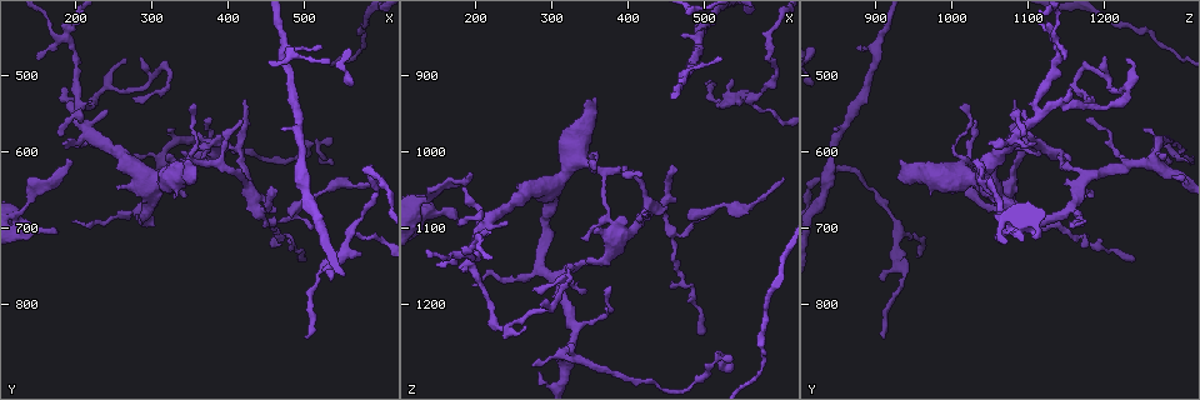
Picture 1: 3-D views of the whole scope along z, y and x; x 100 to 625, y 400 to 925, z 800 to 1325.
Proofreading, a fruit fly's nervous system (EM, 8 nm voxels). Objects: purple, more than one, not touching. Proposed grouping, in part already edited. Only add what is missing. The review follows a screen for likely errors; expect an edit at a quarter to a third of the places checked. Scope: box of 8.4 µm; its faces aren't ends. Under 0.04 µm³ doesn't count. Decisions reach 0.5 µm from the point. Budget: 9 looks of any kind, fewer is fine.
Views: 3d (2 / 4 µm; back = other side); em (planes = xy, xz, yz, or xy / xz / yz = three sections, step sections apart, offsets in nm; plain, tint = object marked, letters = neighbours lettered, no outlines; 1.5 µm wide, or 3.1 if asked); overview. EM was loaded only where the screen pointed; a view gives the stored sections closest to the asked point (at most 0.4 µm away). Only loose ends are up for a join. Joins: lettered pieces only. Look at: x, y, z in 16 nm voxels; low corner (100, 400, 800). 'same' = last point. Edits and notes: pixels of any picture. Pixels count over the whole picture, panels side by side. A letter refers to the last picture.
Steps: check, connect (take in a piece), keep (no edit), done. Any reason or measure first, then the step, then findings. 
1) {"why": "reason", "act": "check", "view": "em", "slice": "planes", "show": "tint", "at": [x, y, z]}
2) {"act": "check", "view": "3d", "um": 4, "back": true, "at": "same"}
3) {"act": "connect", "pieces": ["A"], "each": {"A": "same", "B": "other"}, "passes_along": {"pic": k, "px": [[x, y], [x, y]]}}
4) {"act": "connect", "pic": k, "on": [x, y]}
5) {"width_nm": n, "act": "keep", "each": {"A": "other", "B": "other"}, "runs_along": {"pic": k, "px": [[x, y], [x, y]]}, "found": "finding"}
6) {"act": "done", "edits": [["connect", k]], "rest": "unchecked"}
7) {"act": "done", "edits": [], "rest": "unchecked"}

{"why": "branch stops here", "act": "check", "view": "3d", "um": 4, "at": [460, 650, 1020]}

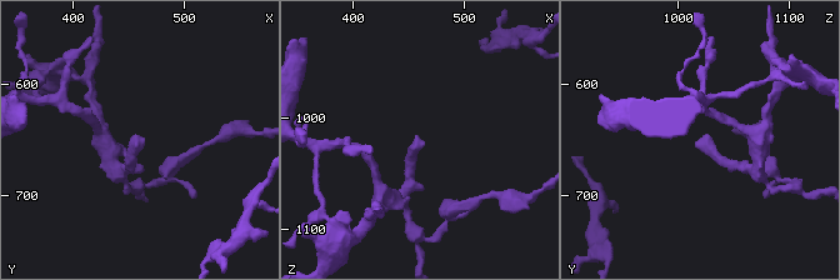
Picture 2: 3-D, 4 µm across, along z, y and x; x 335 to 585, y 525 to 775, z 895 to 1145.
{"why": "need the tissue", "act": "check", "view": "em", "slice": "planes", "show": "plain", "at": [460, 652, 1020]}

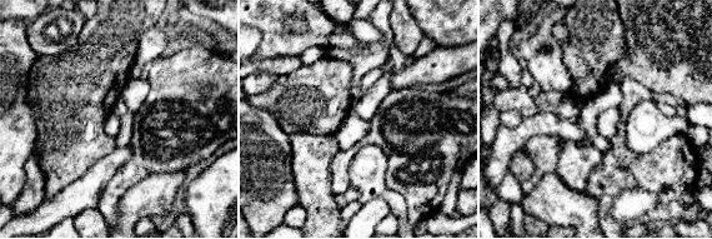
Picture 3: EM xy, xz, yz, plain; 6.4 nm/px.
{"why": "what lies round it", "act": "check", "view": "em", "slice": "planes", "show": "letters", "at": "same"}

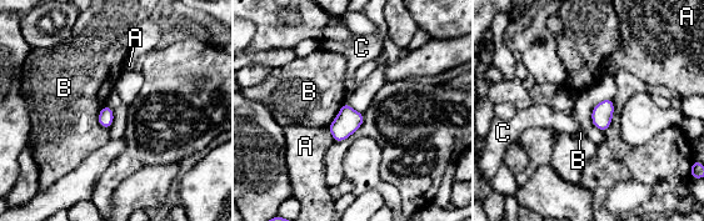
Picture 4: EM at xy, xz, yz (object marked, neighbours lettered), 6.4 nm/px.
{"longest_contact_nm": ["B", 180], "act": "keep", "each": {"A": "other", "B": "other", "C": "other"}, "border": {"pic": 4, "px": [[106, 104], [98, 122], [108, 130]]}, "found": "none of them fits"}

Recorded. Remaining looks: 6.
{"why": "tapers out", "act": "check", "view": "3d", "um": 2, "back": true, "at": [500, 745, 1240]}

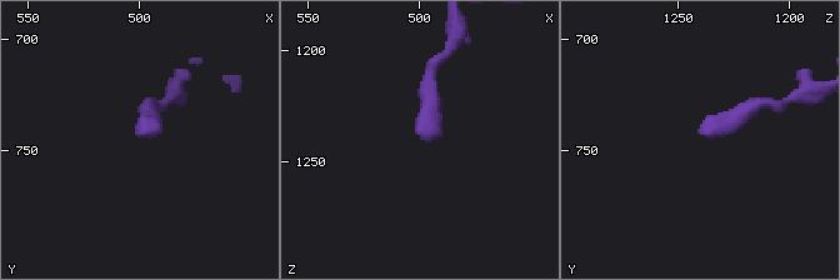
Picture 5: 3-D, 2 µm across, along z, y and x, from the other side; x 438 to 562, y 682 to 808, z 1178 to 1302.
{"act": "check", "view": "em", "slice": "yz", "step": 8, "show": "letters", "at": [497, 743, 1239]}

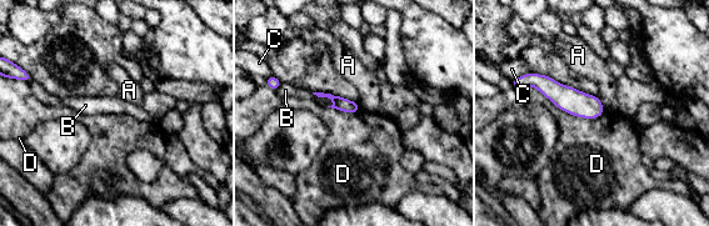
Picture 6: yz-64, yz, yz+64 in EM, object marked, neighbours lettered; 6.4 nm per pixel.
{"longest_contact_nm": ["D", 480], "act": "keep", "each": {"A": "other", "B": "other", "C": "other", "D": "other"}, "runs_along": {"pic": 6, "px": [[537, 80], [572, 101], [600, 110]]}, "found": "none of them fits"}

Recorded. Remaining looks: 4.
{"why": "branch stops here", "act": "check", "view": "3d", "um": 2, "at": [170, 710, 1080]}

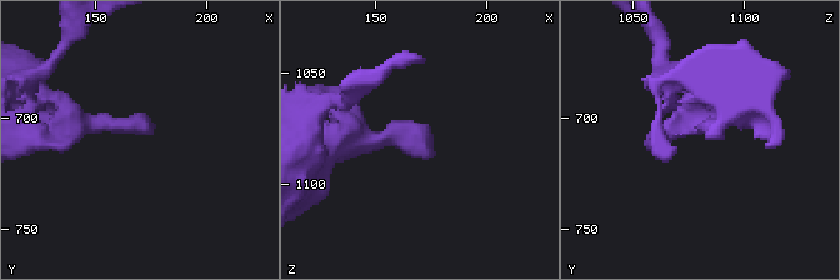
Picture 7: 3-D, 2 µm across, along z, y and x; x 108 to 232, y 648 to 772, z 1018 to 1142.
{"why": "shape alone is not enough", "act": "check", "view": "em", "slice": "planes", "show": "letters", "at": [174, 707, 1078]}

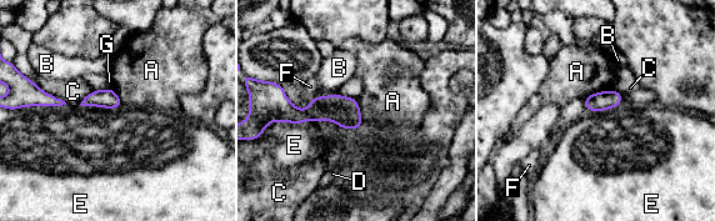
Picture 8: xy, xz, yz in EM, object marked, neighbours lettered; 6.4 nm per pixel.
{"act": "keep", "each": {"A": "other", "B": "other", "C": "other", "D": "other", "E": "other", "F": "other", "G": "other"}, "border": {"pic": 8, "px": [[270, 122], [361, 126]]}, "found": "no lettered piece goes on from it"}

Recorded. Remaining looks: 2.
{"why": "thin end", "act": "check", "view": "em", "slice": "yz", "step": 8, "show": "tint", "at": [500, 845, 910]}

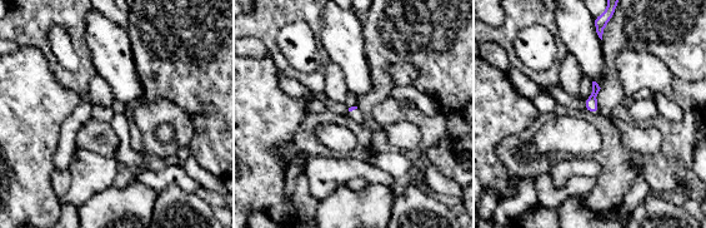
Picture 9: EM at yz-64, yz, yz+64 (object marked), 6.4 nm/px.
{"why": "another direction", "act": "check", "view": "em", "slice": "planes", "show": "letters", "at": "same"}

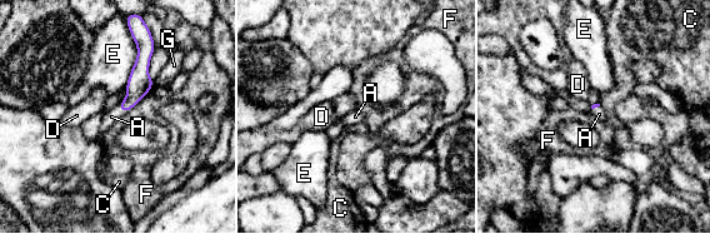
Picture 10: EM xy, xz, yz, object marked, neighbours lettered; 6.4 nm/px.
{"act": "connect", "pieces": ["A"], "each": {"A": "same", "C": "other", "D": "other", "E": "other", "F": "other", "G": "other"}, "passes_along": {"pic": 10, "px": [[139, 84], [120, 109], [111, 116]]}, "found": "it goes on there"}

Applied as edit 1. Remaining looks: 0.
{"act": "done", "edits": [["connect", 10]], "rest": "unchecked"}

